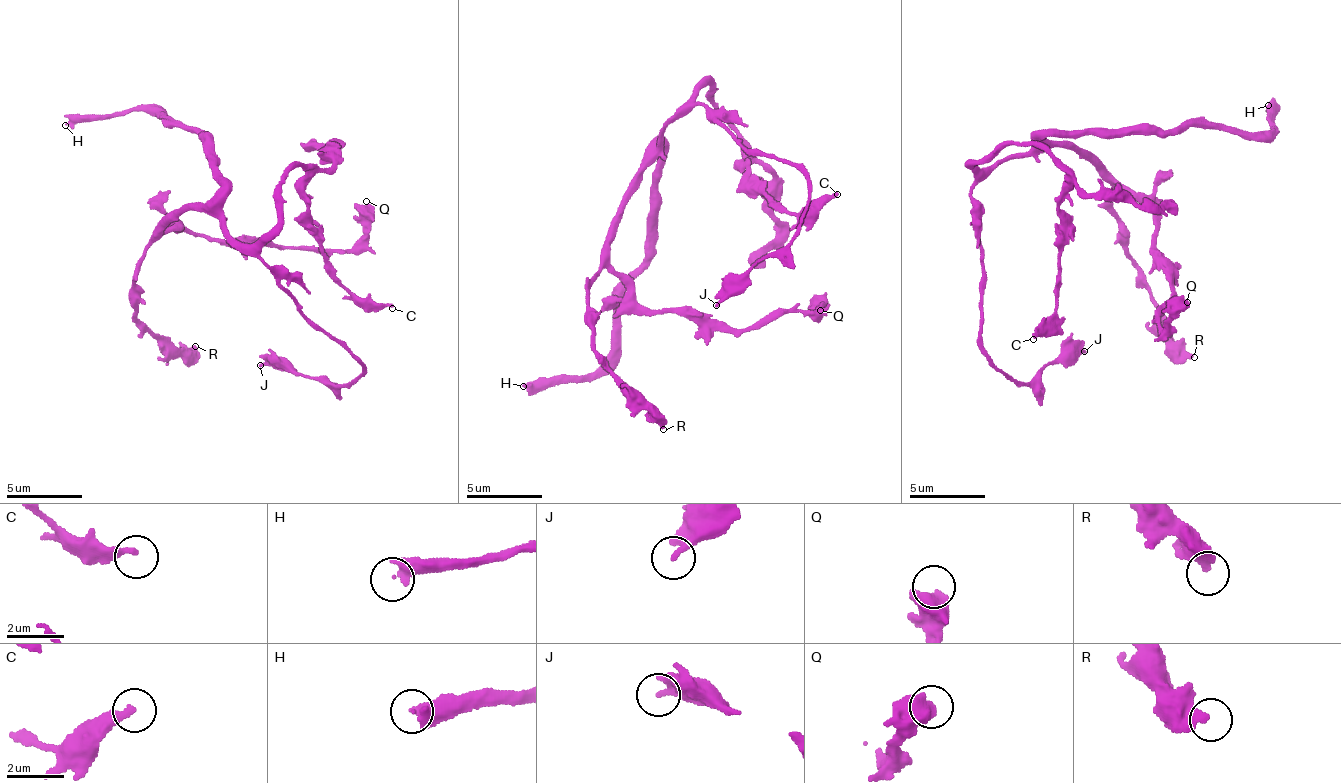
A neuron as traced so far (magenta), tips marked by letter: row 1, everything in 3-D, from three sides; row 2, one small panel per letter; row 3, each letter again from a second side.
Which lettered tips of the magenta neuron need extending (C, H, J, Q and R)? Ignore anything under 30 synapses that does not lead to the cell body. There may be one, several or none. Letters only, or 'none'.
H

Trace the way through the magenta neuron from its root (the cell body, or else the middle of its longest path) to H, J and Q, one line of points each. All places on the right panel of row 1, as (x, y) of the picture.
H: (1028, 155), (1032, 145), (1048, 134), (1175, 132), (1189, 126), (1259, 132), (1273, 130), (1268, 105)
J: (1028, 155), (985, 171), (971, 192), (980, 241), (981, 348), (1004, 375), (1029, 384), (1074, 349), (1084, 351)
Q: (1028, 155), (1071, 150), (1131, 188), (1151, 213), (1169, 281), (1171, 308), (1159, 328), (1187, 302)

